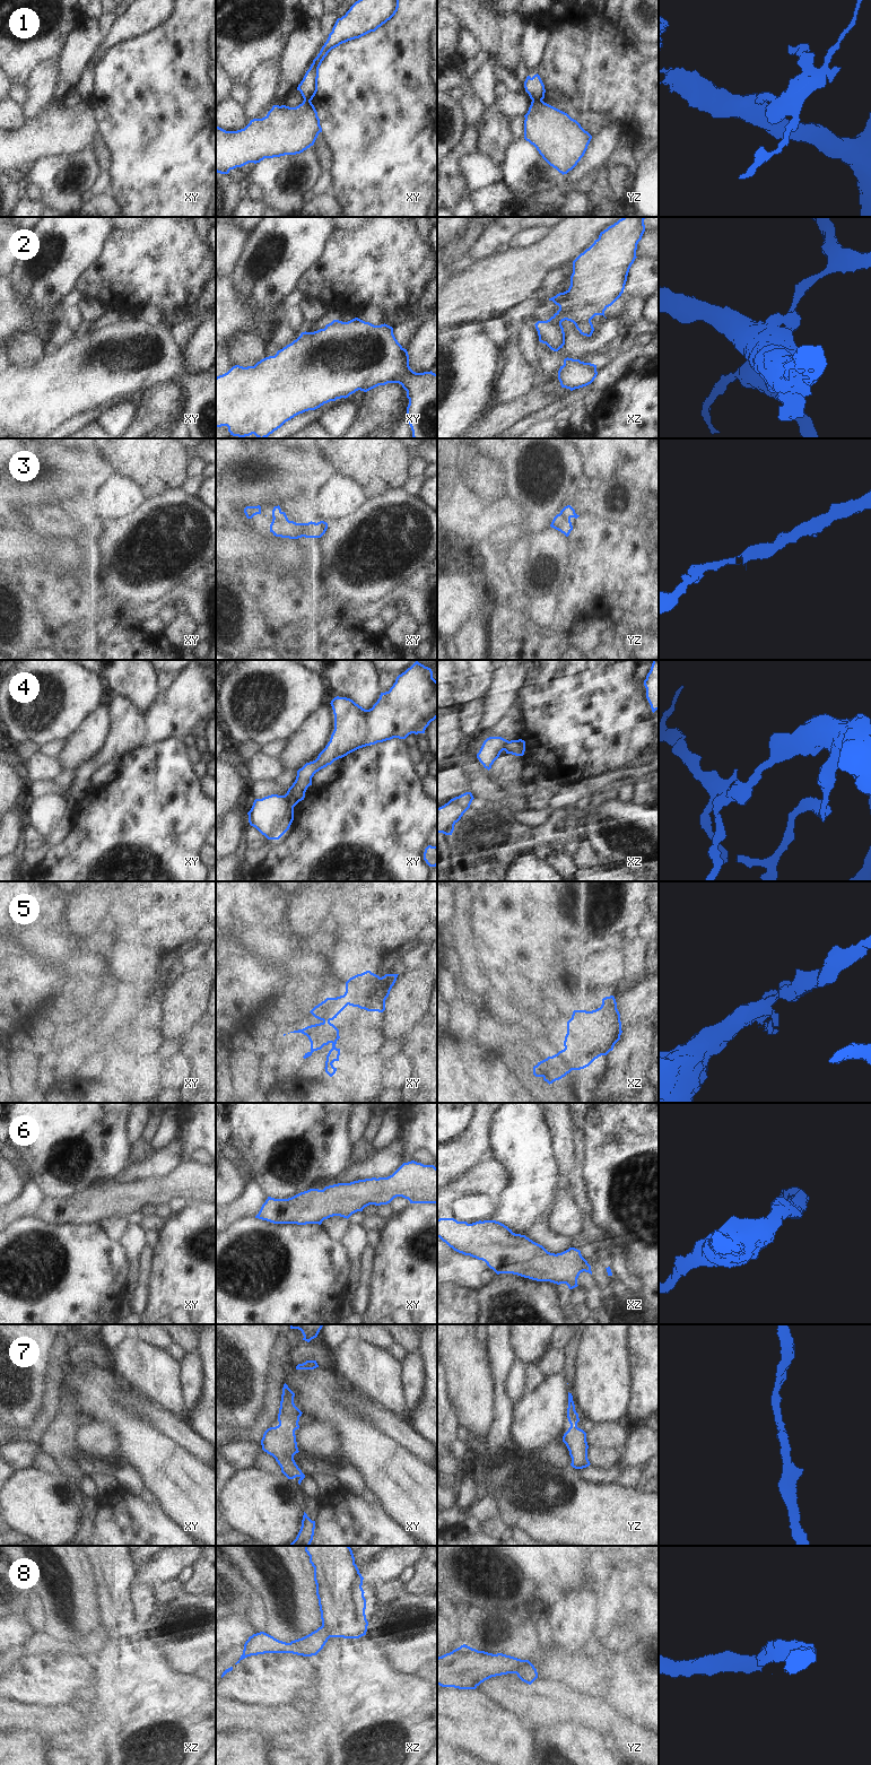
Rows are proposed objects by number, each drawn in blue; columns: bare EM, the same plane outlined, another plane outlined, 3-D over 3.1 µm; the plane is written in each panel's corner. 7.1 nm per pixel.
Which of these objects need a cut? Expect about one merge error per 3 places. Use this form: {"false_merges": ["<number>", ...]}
{"false_merges": ["1", "2", "4", "8"]}

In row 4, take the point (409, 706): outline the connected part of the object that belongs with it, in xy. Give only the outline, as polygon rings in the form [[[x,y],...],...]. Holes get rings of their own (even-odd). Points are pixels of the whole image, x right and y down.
[[[416,661],[397,677],[389,692],[381,693],[372,708],[365,710],[352,699],[339,696],[334,697],[330,704],[334,714],[334,730],[317,758],[297,771],[295,782],[284,795],[291,808],[304,800],[314,774],[334,760],[366,746],[393,738],[406,739],[411,733],[425,733],[429,723],[437,718],[437,681],[433,678],[430,668]]]

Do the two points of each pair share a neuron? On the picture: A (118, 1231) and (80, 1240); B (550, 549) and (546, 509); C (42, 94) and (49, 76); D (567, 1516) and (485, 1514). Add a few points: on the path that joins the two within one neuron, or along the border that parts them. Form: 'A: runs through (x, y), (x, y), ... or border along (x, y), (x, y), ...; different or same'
A: border along (99, 1224), (112, 1239), (120, 1242); different
B: border along (549, 525), (533, 535); different
C: runs through (42, 89), (45, 80); same
D: border along (481, 1494), (493, 1496), (496, 1500), (496, 1519); different

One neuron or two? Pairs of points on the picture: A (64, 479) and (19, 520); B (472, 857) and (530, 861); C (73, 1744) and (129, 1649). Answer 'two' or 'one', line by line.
A: one
B: two
C: one

